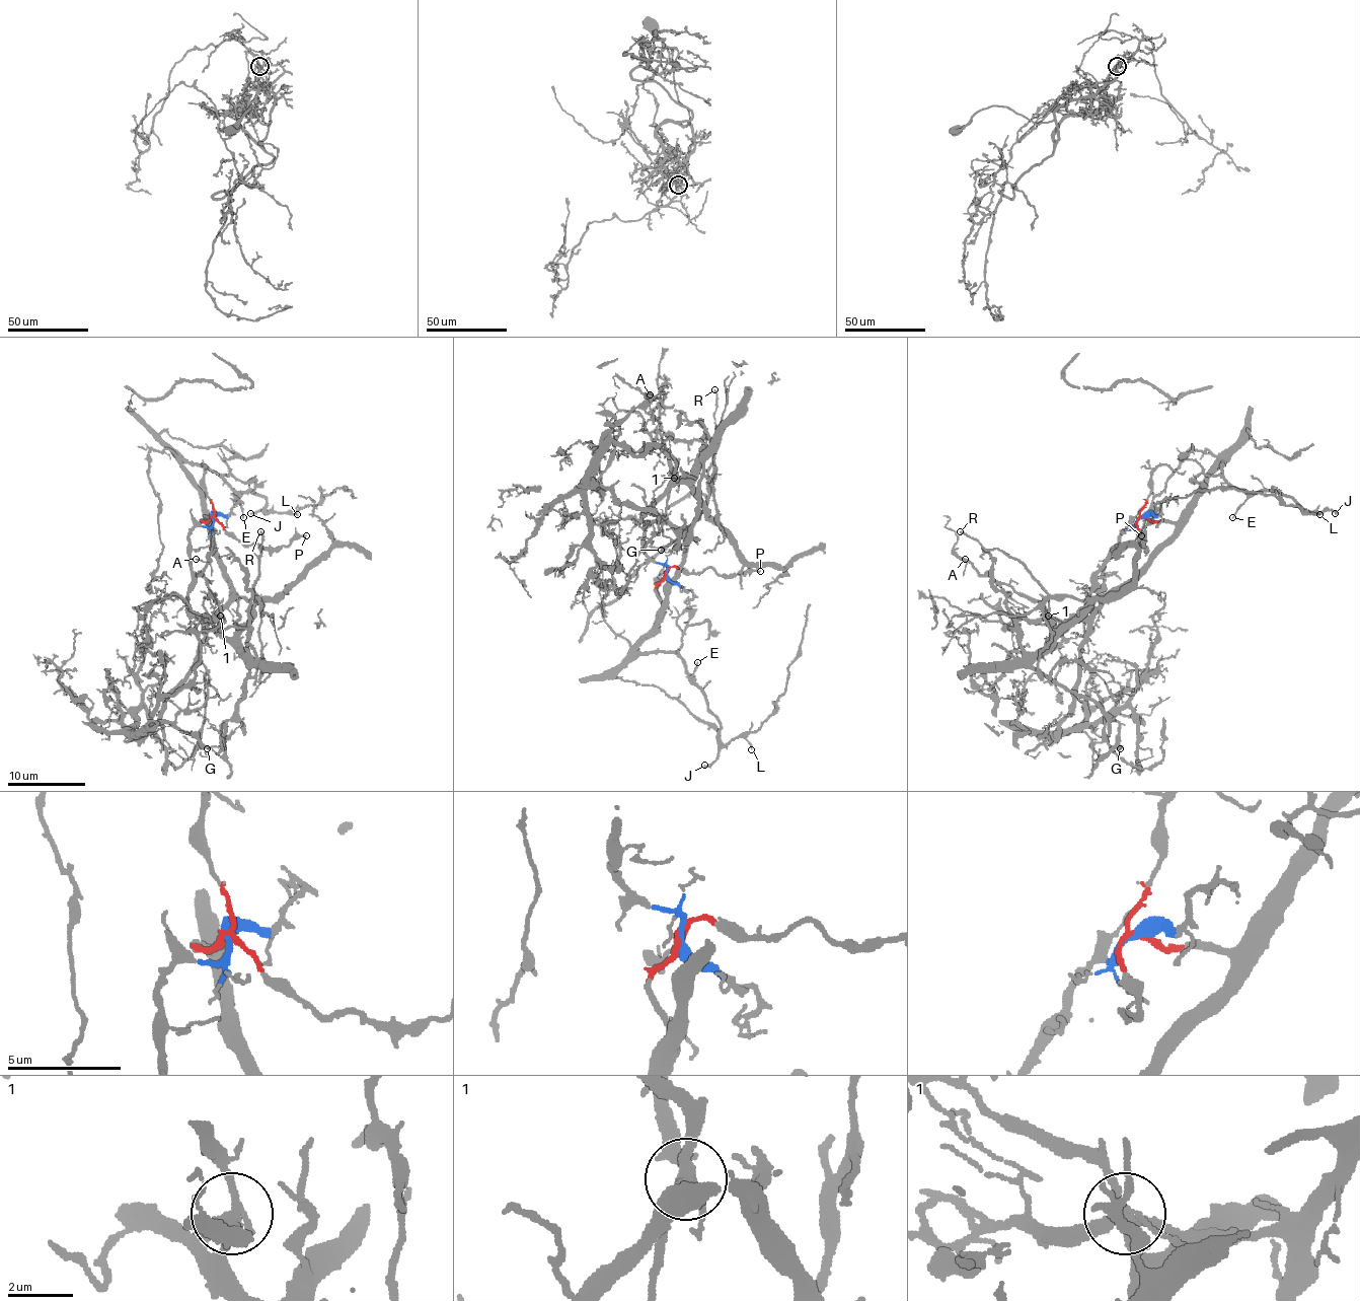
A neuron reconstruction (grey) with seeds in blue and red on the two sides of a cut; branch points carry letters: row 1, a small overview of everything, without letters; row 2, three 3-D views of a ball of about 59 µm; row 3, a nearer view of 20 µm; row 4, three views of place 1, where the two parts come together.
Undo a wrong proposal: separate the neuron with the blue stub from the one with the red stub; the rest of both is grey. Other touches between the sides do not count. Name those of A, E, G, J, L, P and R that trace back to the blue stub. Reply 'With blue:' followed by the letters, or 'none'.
With blue: A, G

